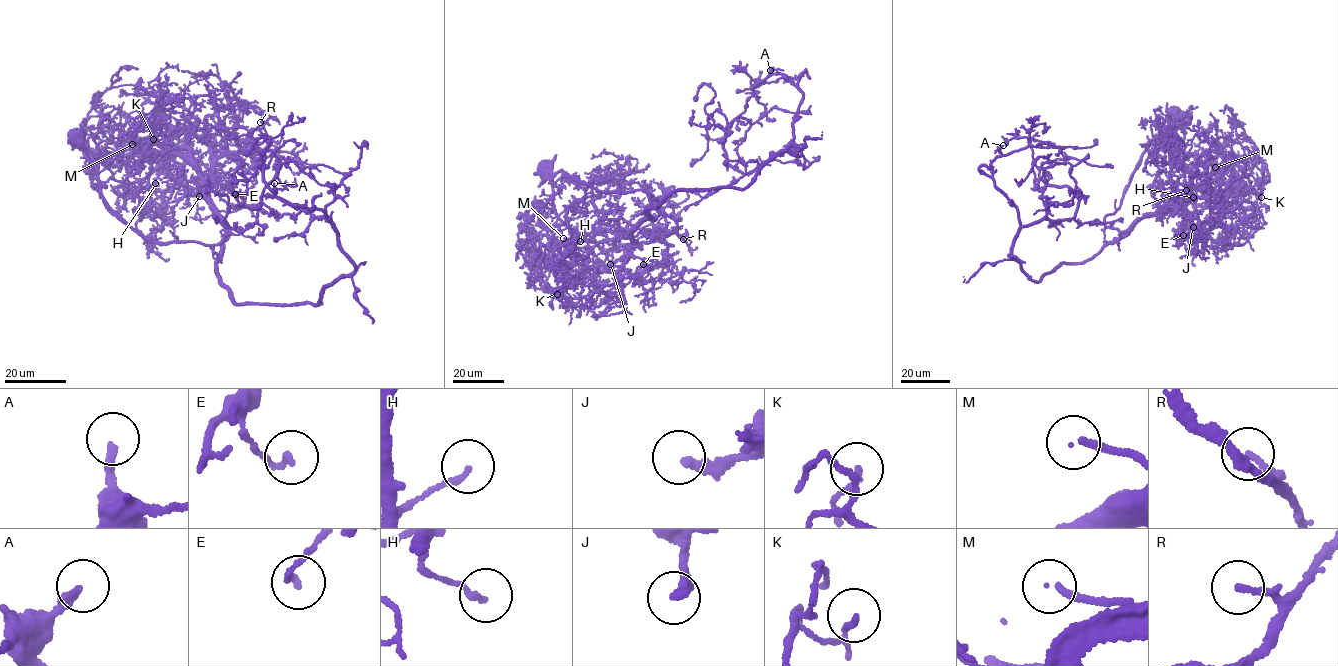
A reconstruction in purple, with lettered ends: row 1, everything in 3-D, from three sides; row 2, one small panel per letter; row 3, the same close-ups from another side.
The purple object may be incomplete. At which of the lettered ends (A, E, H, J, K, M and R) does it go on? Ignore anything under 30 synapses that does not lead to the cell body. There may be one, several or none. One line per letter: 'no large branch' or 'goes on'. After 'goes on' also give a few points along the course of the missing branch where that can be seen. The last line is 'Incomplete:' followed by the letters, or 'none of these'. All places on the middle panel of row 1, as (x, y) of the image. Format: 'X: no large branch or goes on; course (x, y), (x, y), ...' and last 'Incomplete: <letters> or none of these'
A: goes on; course (770, 70), (783, 71)
E: no large branch
H: no large branch
J: no large branch
K: no large branch
M: goes on
R: no large branch
Incomplete: A, M

